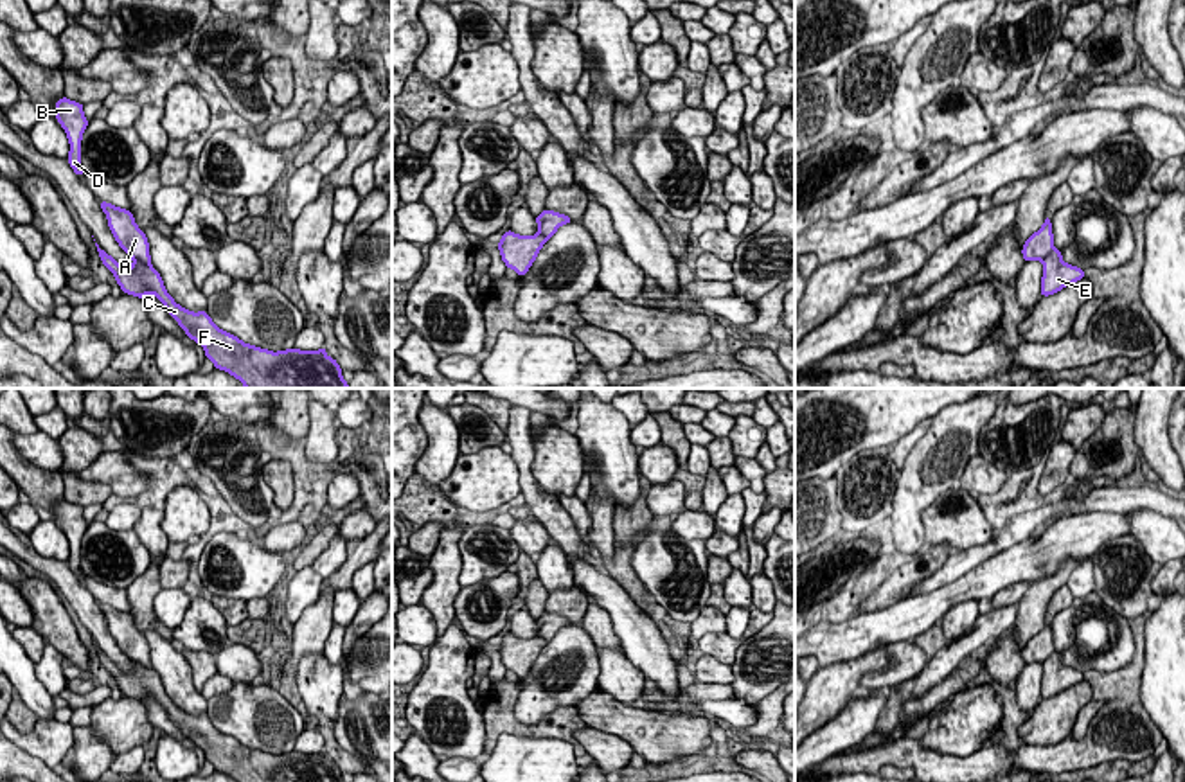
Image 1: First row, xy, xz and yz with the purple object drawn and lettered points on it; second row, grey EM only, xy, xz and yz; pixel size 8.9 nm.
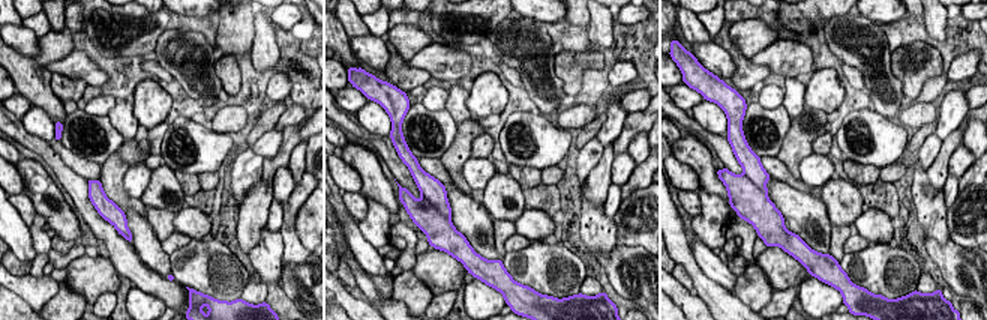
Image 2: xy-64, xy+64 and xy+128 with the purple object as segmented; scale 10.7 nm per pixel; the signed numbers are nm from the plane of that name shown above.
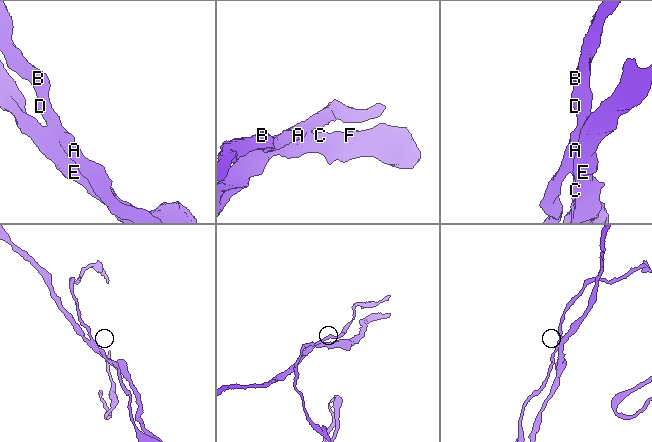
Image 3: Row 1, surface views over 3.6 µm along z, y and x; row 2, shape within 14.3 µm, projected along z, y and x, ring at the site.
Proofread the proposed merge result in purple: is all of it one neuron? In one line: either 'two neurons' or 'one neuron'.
two neurons

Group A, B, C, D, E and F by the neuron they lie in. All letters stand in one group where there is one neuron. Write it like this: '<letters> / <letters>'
A B D / C E F

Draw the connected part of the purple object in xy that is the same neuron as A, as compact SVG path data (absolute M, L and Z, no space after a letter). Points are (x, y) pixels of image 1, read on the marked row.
M99 201L108 218L108 227L120 248L133 259L149 264L149 243L144 232L137 227L131 210L119 209L111 203Z

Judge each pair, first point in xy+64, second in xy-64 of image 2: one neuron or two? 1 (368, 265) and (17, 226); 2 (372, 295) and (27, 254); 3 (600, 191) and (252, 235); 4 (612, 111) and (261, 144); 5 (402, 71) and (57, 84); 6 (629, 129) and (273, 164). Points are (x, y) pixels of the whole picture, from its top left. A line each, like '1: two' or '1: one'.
1: one
2: one
3: one
4: one
5: one
6: one

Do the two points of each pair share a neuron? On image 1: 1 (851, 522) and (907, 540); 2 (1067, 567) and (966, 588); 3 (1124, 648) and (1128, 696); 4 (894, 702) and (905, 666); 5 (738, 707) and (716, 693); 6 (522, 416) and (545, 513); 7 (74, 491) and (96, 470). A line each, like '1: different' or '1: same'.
1: different
2: different
3: different
4: different
5: same
6: same
7: different

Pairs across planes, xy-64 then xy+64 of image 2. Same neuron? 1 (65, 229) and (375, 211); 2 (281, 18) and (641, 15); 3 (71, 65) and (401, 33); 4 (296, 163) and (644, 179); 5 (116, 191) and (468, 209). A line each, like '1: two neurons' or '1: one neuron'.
1: two neurons
2: one neuron
3: one neuron
4: two neurons
5: two neurons

